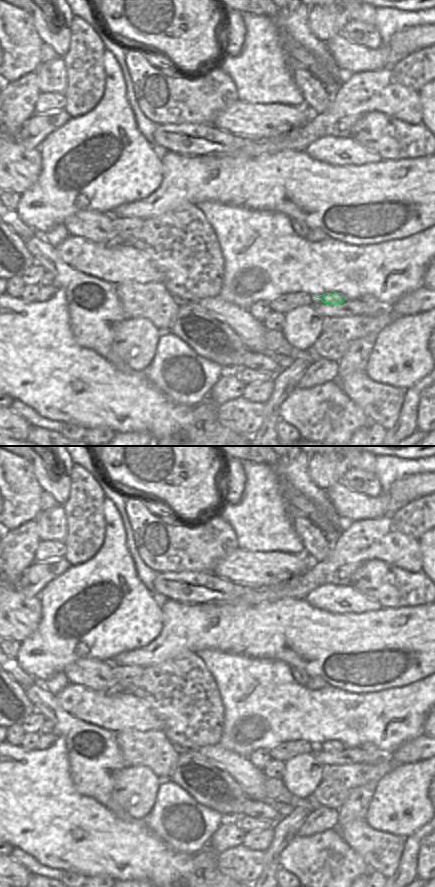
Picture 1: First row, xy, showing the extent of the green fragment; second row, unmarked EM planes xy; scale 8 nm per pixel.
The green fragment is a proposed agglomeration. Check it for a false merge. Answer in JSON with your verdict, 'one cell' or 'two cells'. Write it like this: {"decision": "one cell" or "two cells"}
{"decision": "one cell"}

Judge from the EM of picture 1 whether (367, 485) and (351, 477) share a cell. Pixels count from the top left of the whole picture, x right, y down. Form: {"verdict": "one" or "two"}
{"verdict": "one"}

